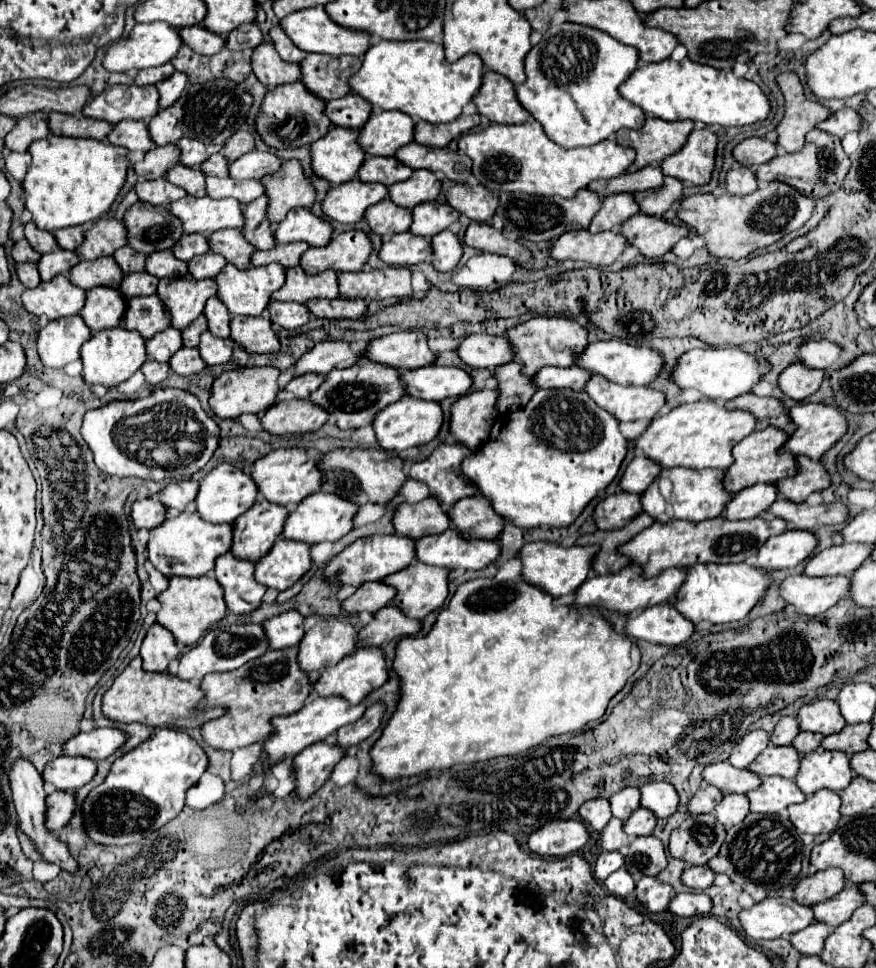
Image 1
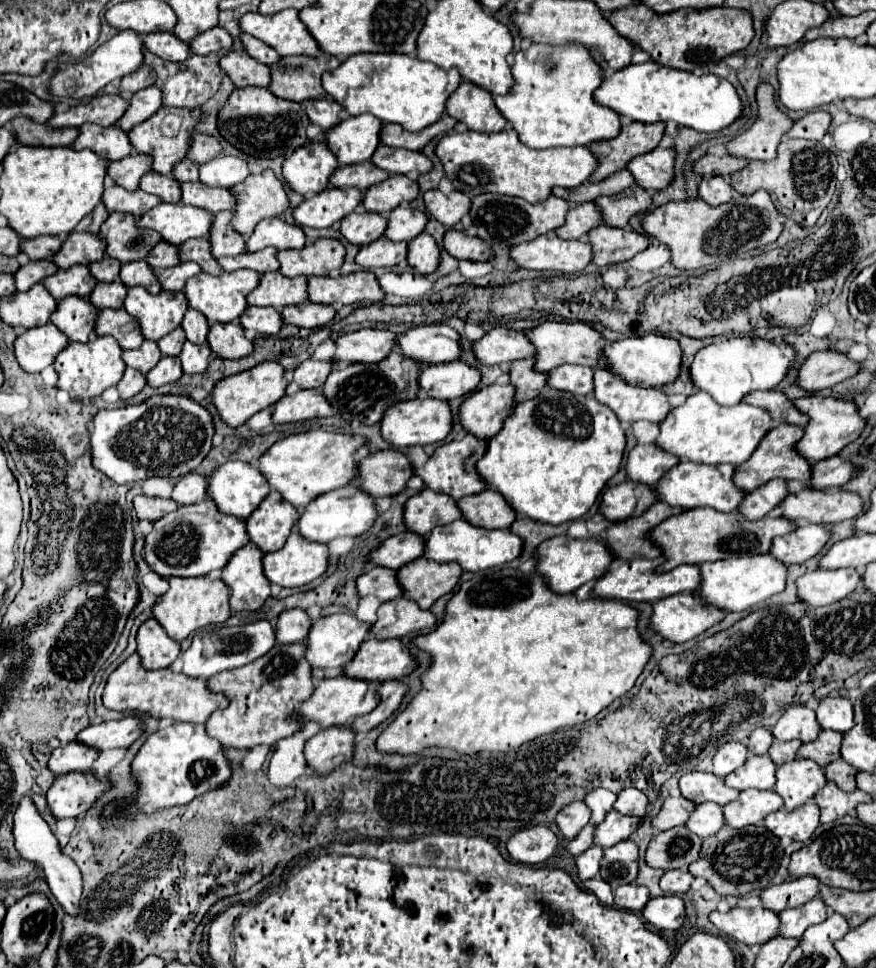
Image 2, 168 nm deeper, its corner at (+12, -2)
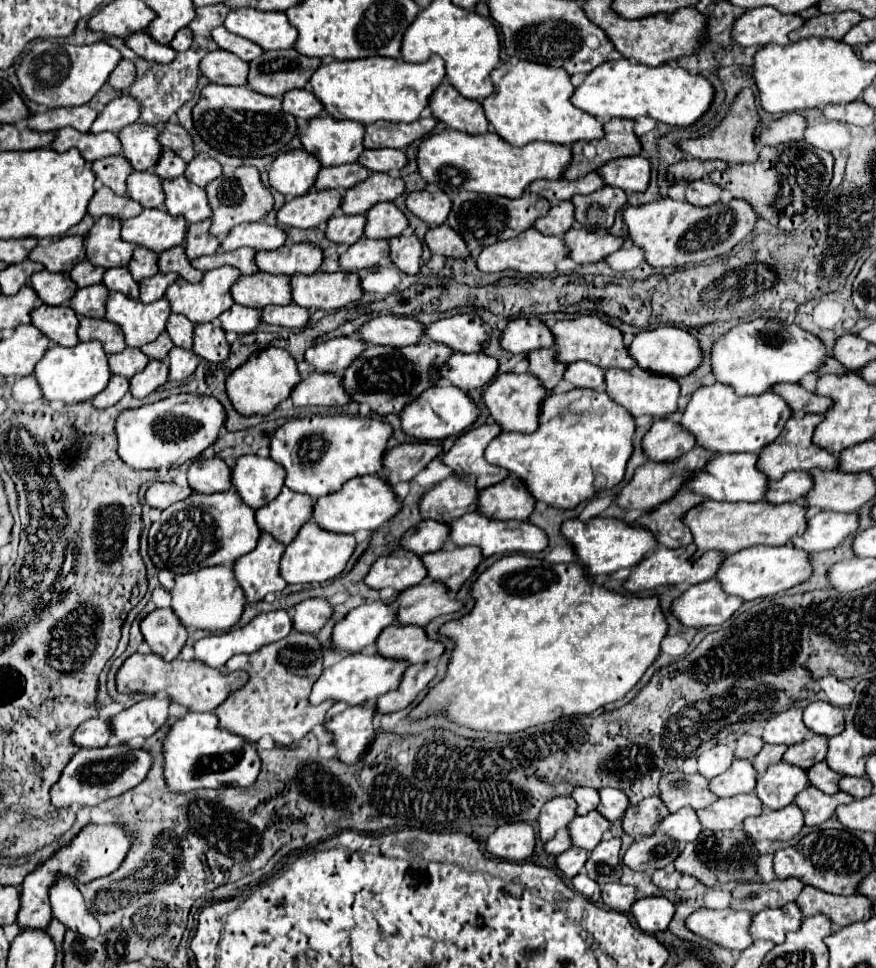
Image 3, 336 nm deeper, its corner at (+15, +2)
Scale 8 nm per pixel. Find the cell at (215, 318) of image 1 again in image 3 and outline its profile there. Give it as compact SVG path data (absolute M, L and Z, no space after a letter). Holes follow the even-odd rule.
M170 314L168 322L166 322L166 332L170 336L170 340L174 342L174 346L184 348L184 350L192 350L192 322L188 322L188 318L184 318L182 314Z

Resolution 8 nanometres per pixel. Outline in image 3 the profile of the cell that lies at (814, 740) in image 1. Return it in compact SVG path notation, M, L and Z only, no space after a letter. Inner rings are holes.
M764 744L760 754L752 760L752 766L758 774L762 774L770 764L776 764L782 760L782 754L786 752L786 746L776 746L776 744Z

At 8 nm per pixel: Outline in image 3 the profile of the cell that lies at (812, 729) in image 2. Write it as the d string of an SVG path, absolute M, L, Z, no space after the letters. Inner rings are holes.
M790 708L786 712L780 712L778 716L770 718L764 726L762 740L766 744L798 744L800 740L808 738L810 730L802 722L802 710Z

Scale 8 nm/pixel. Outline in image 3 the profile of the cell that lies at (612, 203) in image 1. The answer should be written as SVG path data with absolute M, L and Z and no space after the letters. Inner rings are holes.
M560 202L552 206L544 218L538 218L532 228L548 234L548 236L564 236L566 230L570 230L574 224L574 214L572 214L572 204L570 202Z

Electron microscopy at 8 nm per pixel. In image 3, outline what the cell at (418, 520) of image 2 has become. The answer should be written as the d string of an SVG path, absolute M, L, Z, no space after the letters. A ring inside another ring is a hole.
M450 476L428 490L420 502L422 518L454 522L460 516L478 510L476 476Z

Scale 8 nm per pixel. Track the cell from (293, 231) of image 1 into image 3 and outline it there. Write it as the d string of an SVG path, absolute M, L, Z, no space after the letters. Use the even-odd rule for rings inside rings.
M252 222L234 226L220 242L220 250L236 250L248 246L256 252L260 250L276 250L286 244L286 234L278 226L268 226L266 222Z

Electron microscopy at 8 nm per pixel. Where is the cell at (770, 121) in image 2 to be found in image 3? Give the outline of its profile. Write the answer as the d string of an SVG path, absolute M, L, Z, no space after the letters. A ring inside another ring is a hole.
M750 88L740 90L736 100L730 104L728 114L722 118L722 122L710 130L706 136L694 138L694 140L680 140L676 146L692 158L698 160L722 160L728 164L744 164L744 162L754 162L758 158L756 144L754 144L754 130L760 124L756 104L754 104L754 92Z

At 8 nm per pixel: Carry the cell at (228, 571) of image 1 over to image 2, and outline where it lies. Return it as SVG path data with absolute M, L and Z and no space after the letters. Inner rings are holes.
M245 544L223 566L221 580L229 586L229 606L233 612L257 610L269 598L269 580L263 574L261 550Z

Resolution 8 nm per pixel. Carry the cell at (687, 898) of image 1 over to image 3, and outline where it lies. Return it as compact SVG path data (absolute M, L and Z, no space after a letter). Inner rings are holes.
M648 896L640 898L632 904L632 914L644 932L660 932L666 930L672 916L674 904L664 896Z

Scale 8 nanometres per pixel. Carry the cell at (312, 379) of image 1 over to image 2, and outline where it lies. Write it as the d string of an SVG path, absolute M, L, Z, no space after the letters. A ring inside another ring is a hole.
M305 360L301 366L293 372L293 382L297 382L301 388L315 388L319 390L323 382L327 380L327 374L331 372L331 362L317 362L317 360Z

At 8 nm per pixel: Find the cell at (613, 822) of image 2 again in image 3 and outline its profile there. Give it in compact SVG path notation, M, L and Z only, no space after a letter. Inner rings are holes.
M592 810L586 816L572 818L572 822L568 824L570 842L572 842L572 846L590 852L602 840L602 836L608 828L610 828L610 822L606 818L600 818L600 814L596 814L596 810Z

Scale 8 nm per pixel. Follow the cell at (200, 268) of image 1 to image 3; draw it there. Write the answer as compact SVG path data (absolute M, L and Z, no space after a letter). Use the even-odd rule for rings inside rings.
M156 274L152 278L146 278L144 282L140 282L140 302L148 304L148 302L154 302L158 298L164 296L164 290L176 282L178 274Z

